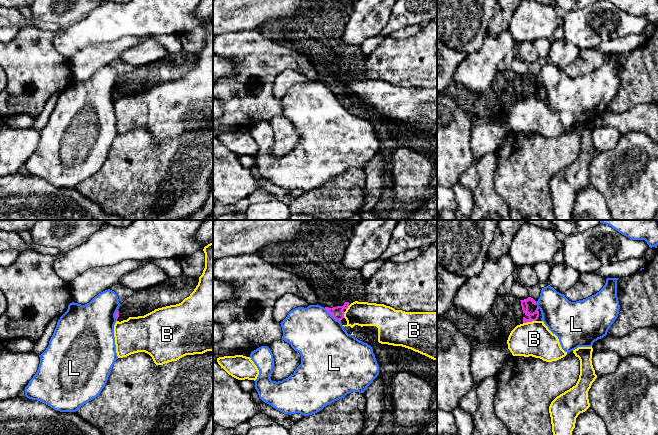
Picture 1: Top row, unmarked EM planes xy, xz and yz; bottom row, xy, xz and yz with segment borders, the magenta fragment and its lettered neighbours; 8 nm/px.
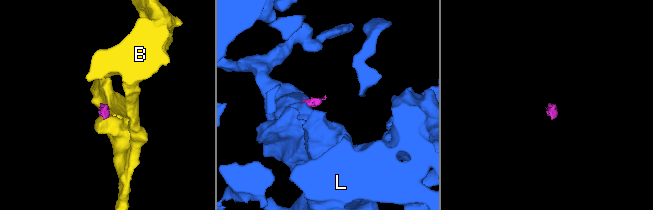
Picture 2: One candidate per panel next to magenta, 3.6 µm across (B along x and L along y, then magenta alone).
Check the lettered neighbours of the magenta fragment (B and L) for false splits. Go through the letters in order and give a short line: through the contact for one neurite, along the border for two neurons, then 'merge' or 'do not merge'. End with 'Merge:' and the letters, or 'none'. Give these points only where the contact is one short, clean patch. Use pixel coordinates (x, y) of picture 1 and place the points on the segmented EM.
B: line yz (535, 320), (523, 323); do not merge
L: line xz (324, 308), (340, 321); do not merge
Merge: none

